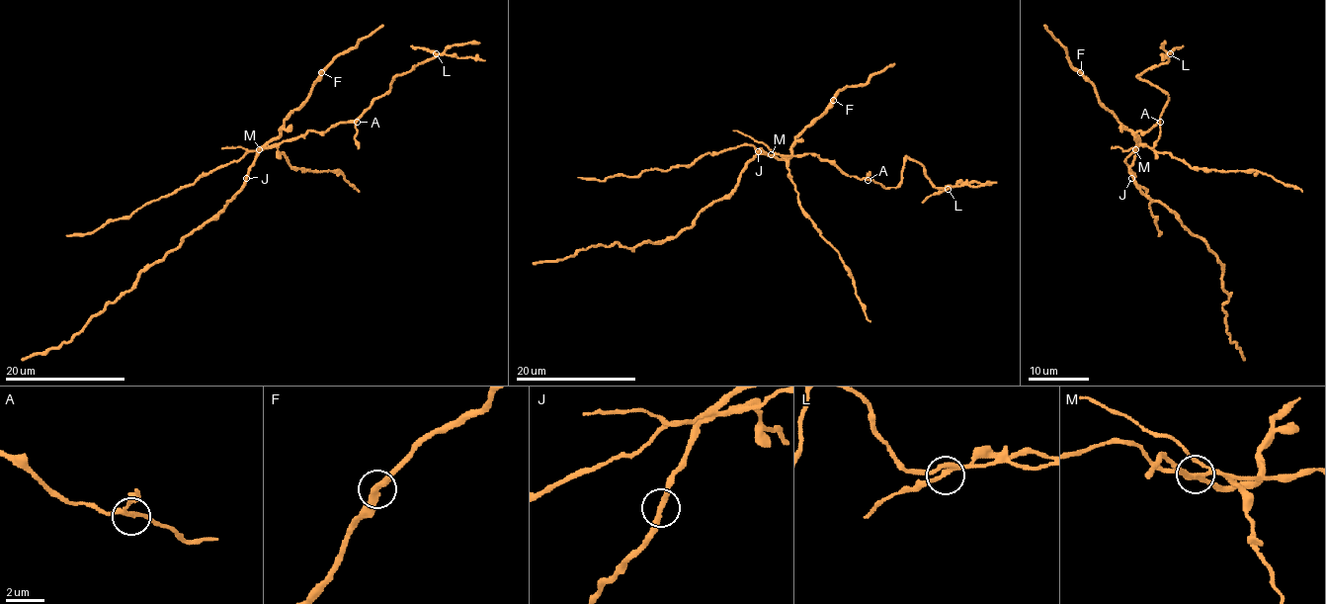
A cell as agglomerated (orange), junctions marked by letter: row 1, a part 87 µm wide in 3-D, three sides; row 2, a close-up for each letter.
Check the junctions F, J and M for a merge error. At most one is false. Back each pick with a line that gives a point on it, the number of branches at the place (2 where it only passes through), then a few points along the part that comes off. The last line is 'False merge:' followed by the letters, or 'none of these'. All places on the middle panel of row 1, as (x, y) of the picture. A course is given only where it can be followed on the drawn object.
M: (771, 154) | 5 | (771, 154), (815, 152), (850, 175), (888, 188), (901, 181), (904, 160), (913, 159), (936, 188), (996, 181)
False merge: M

